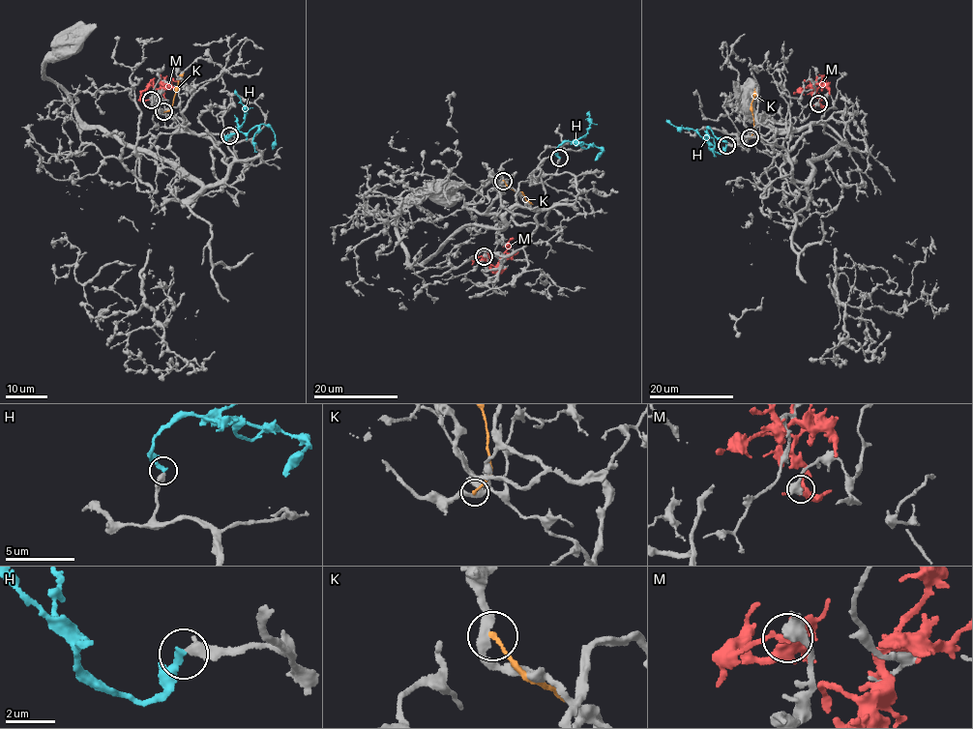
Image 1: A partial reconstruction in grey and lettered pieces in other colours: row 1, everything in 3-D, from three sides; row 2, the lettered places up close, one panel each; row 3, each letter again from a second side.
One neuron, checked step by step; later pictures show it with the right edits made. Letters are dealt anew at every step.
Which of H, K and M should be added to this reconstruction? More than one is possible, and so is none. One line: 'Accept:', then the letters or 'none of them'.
Accept: H

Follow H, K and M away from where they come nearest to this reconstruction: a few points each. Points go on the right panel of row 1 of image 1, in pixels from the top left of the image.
H: (726, 146), (720, 153), (710, 148), (706, 128), (727, 143)
K: (750, 136), (753, 131), (751, 103), (754, 89)
M: (819, 103), (823, 106), (817, 92), (820, 86), (821, 90), (821, 86), (815, 84), (793, 93)

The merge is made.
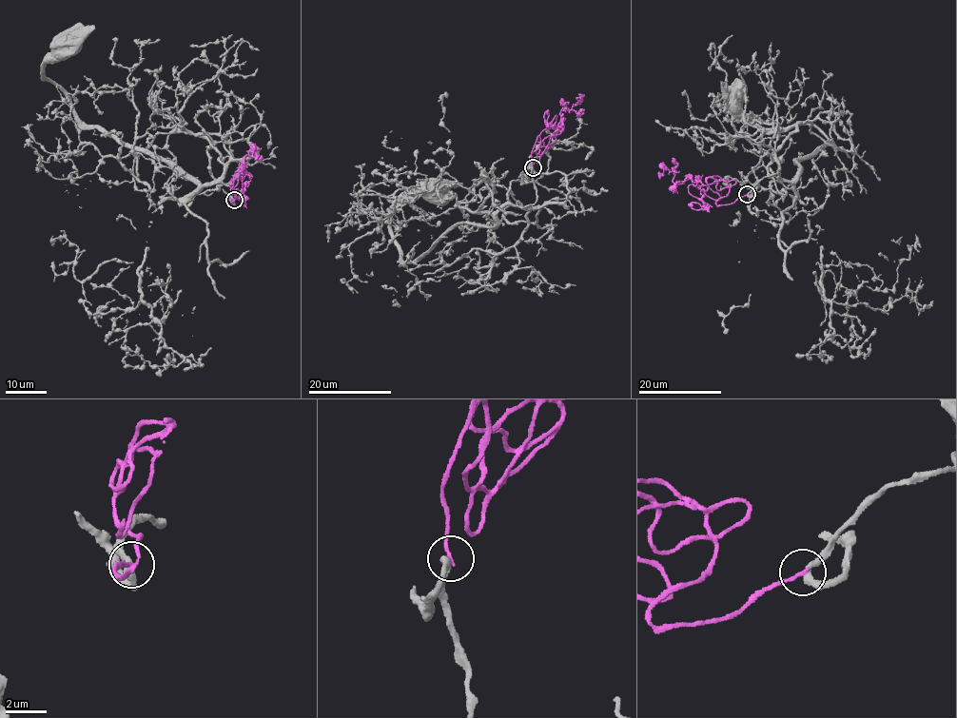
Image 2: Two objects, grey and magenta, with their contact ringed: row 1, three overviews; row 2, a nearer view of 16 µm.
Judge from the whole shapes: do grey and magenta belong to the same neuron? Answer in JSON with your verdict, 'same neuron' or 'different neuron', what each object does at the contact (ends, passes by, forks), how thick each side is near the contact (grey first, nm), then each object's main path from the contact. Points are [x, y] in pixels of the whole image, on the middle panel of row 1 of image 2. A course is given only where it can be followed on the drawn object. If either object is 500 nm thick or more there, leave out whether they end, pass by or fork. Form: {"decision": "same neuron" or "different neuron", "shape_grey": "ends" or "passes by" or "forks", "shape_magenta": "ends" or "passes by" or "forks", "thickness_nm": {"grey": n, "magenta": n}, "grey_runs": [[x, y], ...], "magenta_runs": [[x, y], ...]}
{"decision": "different neuron", "shape_grey": "passes by", "shape_magenta": "ends", "thickness_nm": {"grey": 320, "magenta": 190}, "grey_runs": [[533, 167], [535, 203], [505, 204], [490, 226], [450, 226], [407, 262], [391, 230], [395, 203], [433, 186]], "magenta_runs": [[533, 167], [540, 132], [556, 116], [559, 134], [584, 94]]}

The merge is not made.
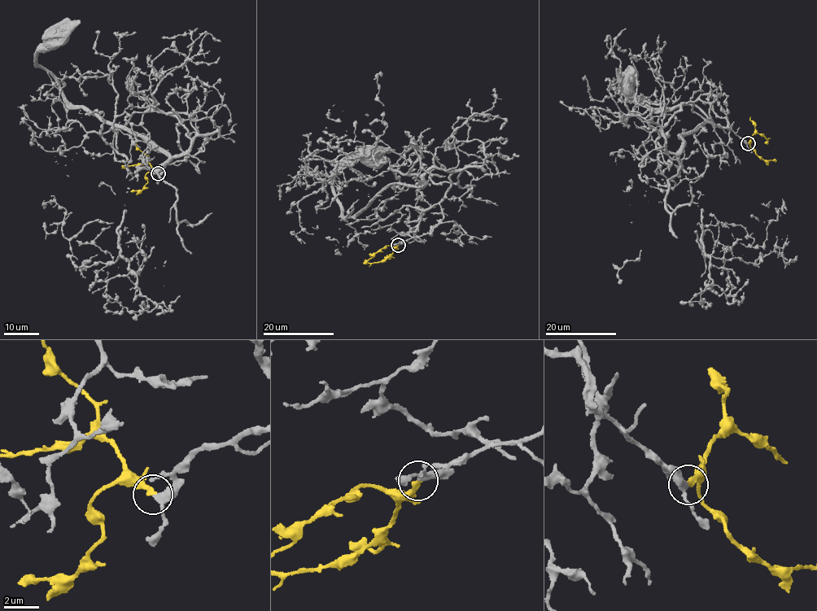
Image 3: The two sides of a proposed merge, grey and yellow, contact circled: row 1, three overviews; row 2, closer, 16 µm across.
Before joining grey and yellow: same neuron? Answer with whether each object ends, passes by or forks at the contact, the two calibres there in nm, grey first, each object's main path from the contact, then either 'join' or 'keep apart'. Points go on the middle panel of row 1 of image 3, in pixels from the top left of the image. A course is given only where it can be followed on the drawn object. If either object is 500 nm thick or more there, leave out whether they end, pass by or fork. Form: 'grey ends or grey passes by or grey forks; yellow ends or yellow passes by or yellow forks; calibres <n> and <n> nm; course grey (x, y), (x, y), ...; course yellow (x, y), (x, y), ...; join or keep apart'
grey passes by; yellow ends; calibres 240 and 260 nm; course grey (399, 244), (432, 235), (452, 173), (431, 168), (418, 187), (384, 186), (347, 218), (334, 171), (369, 152); course yellow (398, 244), (386, 246), (363, 264); join

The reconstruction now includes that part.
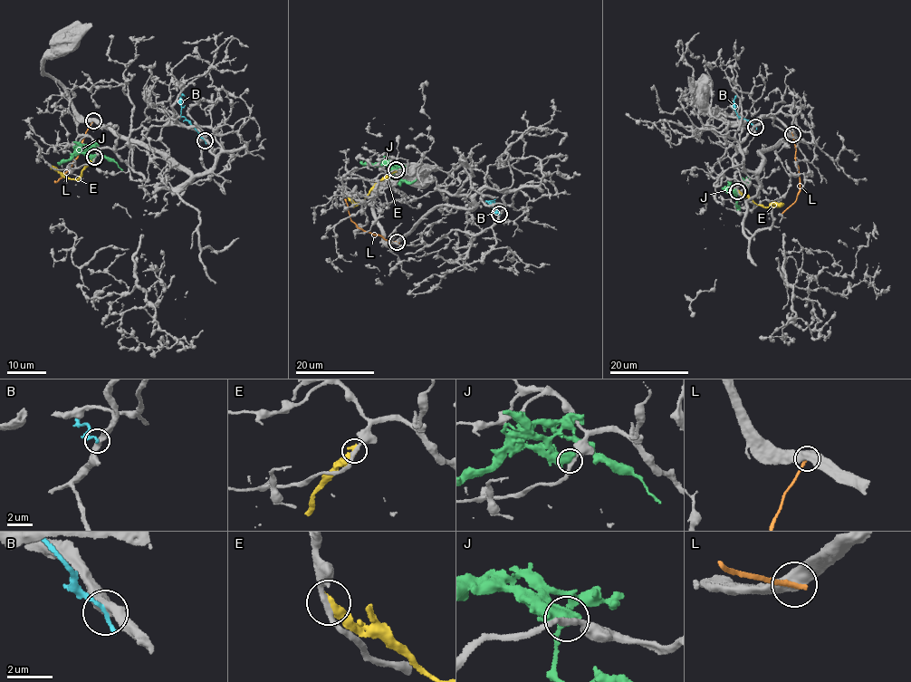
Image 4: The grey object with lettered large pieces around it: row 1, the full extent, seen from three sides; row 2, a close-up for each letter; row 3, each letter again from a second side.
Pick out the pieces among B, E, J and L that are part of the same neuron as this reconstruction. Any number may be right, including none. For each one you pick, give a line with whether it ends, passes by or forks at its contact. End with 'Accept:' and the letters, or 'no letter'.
Accept: no letter

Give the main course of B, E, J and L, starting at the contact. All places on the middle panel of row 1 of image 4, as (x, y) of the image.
B: (499, 214), (487, 201), (497, 206)
E: (396, 170), (378, 181), (364, 199), (356, 203), (346, 193)
J: (396, 169), (392, 166), (395, 166), (395, 180), (413, 182), (417, 178)
L: (397, 242), (359, 228), (350, 219), (344, 199)

